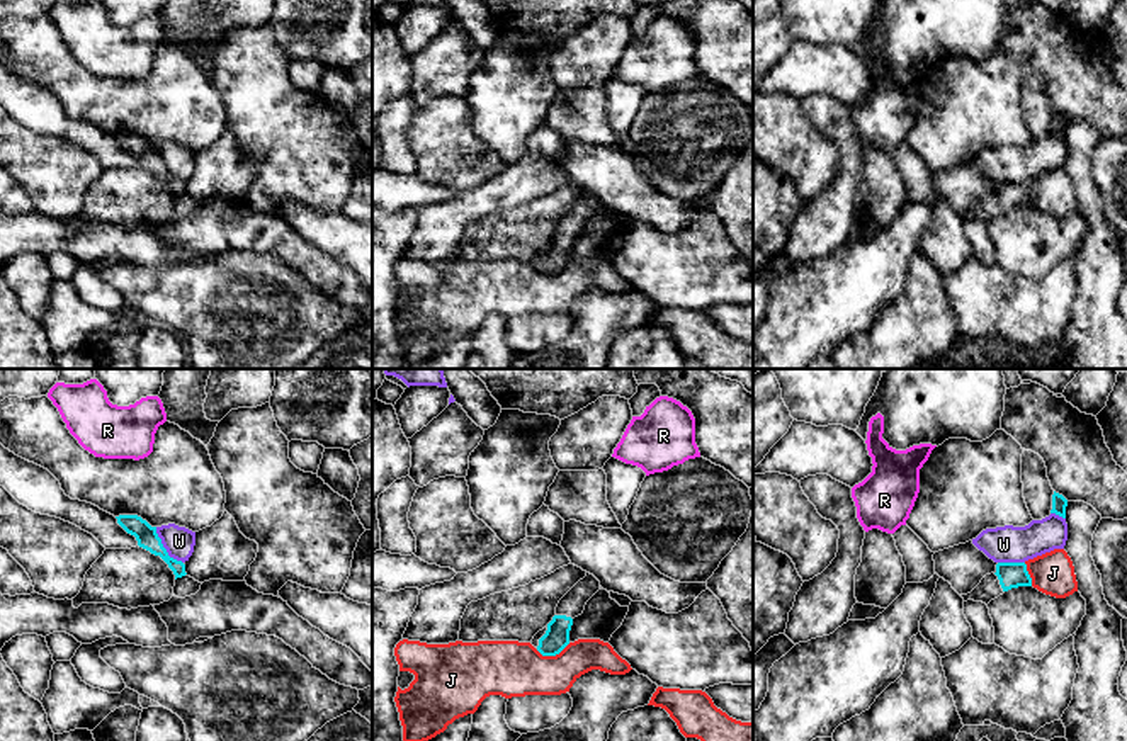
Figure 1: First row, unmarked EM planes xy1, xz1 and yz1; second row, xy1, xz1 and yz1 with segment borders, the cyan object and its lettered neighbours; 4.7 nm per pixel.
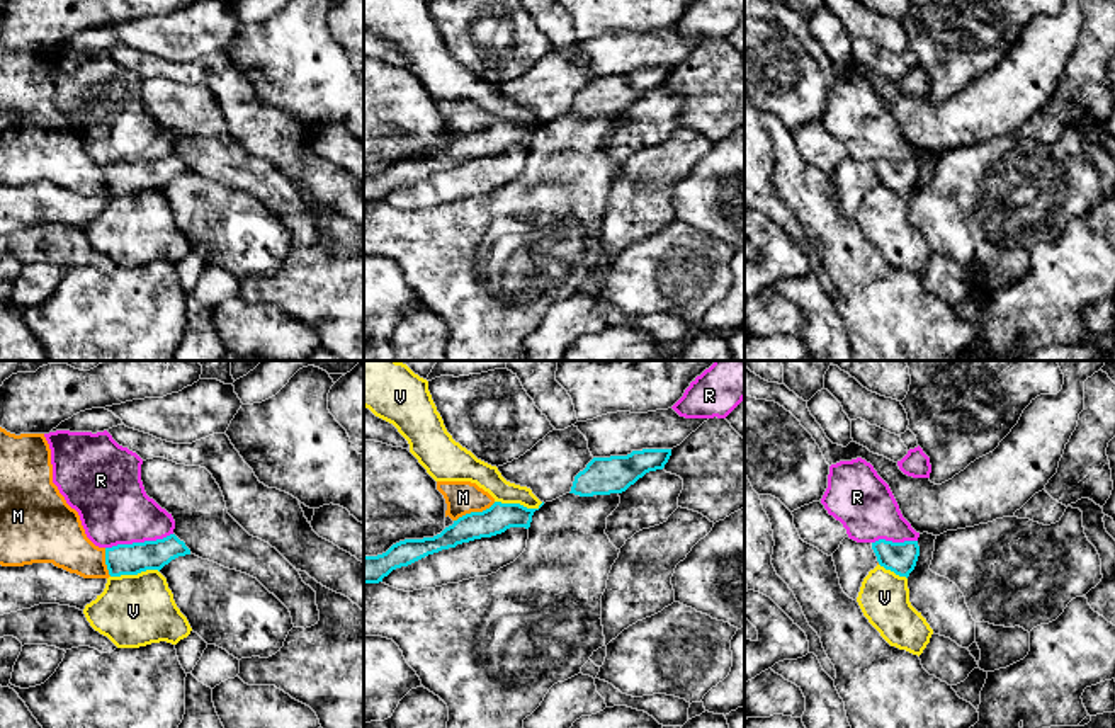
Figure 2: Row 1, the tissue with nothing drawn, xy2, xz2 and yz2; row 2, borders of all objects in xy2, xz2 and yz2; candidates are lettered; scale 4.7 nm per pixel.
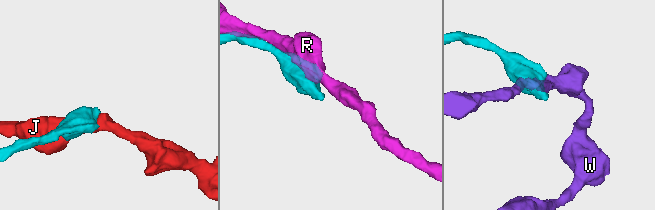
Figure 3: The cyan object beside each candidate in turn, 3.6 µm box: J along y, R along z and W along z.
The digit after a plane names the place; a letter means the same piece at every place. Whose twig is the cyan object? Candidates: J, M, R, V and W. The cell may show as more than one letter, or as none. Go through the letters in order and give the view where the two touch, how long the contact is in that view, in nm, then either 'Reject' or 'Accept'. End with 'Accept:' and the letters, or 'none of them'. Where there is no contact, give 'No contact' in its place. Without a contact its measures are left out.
J: Touches cyan in xz1. Shared border 170 nm. Reject
M: Touches cyan in xz2. Shared border 220 nm. Reject
R: Touches cyan in xy2. Shared border 320 nm. Reject
V: Touches cyan in xz2. Shared border 240 nm. Reject
W: Touches cyan in xy1. Shared border 220 nm. Reject
Accept: none of them

